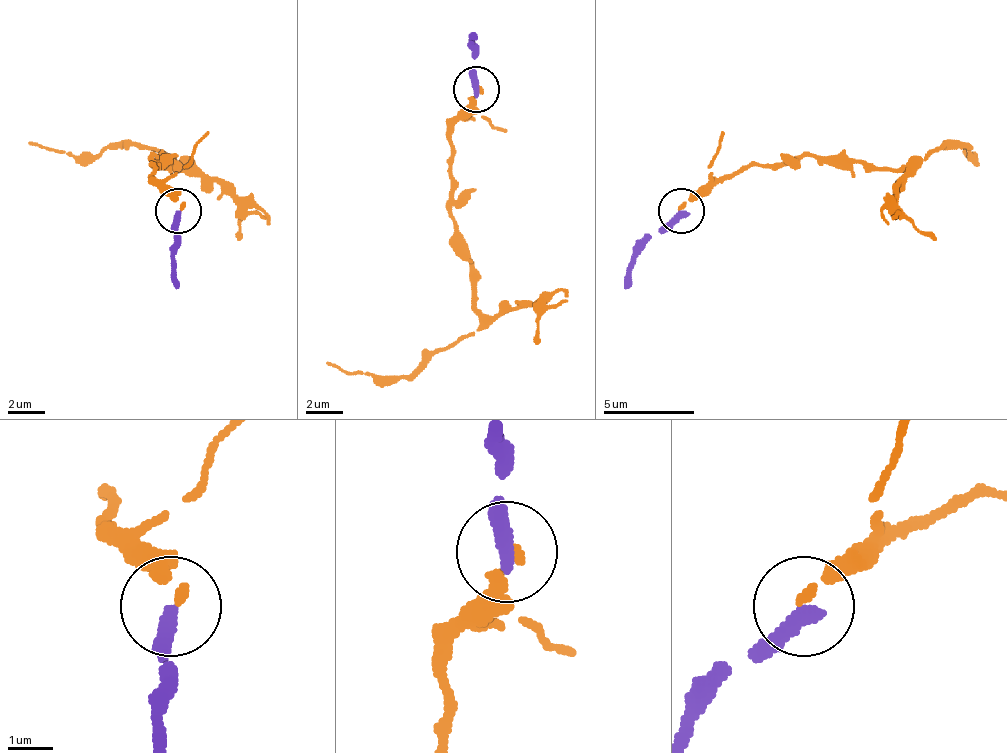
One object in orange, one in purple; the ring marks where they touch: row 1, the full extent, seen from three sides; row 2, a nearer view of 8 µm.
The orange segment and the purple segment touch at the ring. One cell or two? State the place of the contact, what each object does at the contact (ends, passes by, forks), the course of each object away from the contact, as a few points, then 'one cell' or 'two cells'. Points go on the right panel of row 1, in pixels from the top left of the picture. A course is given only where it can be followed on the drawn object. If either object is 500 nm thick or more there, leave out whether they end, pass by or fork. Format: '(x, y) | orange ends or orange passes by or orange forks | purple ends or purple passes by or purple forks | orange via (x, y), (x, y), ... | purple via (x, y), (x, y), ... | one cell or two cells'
(681, 211) | orange ends | purple ends | orange via (680, 212), (721, 180), (753, 166), (816, 157), (917, 166), (939, 143), (967, 148), (967, 157), (953, 143) | purple via (680, 212), (639, 253), (625, 289) | two cells

